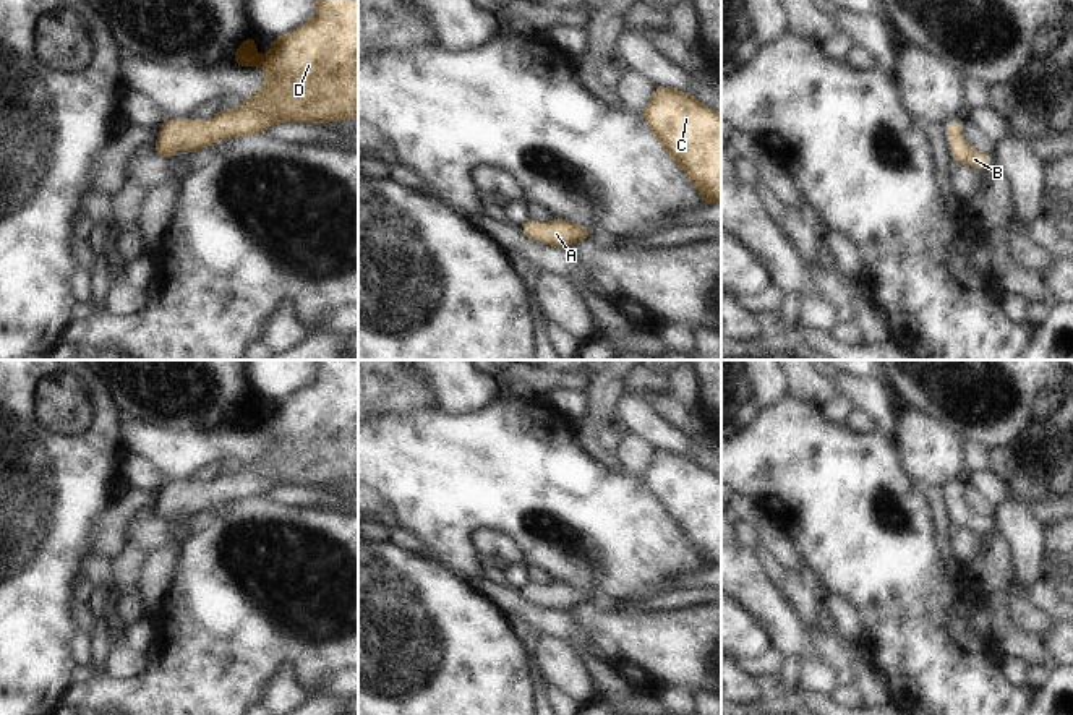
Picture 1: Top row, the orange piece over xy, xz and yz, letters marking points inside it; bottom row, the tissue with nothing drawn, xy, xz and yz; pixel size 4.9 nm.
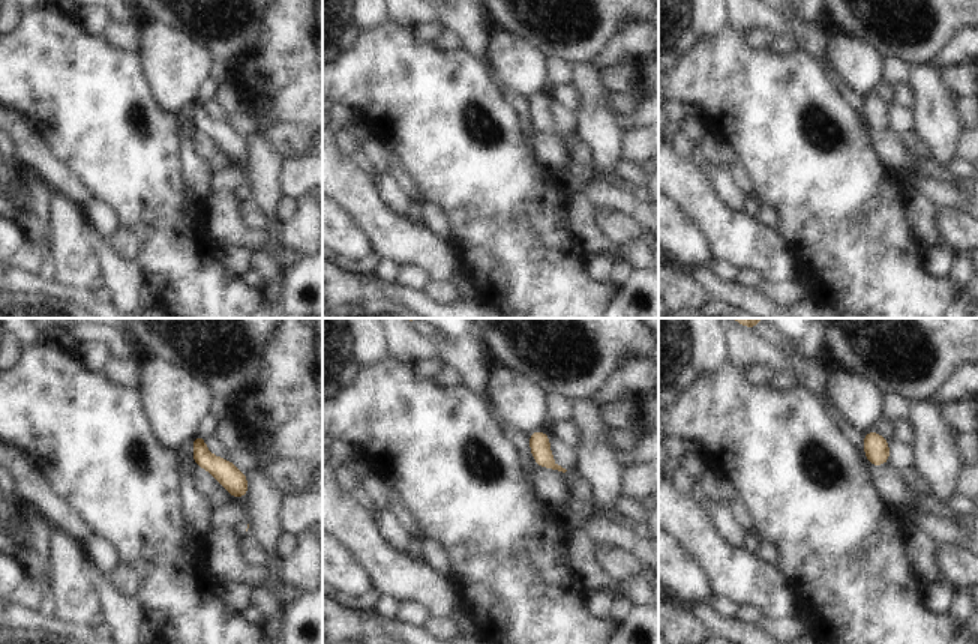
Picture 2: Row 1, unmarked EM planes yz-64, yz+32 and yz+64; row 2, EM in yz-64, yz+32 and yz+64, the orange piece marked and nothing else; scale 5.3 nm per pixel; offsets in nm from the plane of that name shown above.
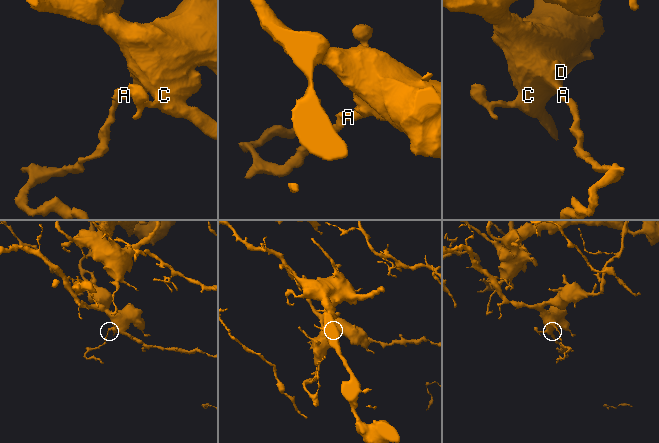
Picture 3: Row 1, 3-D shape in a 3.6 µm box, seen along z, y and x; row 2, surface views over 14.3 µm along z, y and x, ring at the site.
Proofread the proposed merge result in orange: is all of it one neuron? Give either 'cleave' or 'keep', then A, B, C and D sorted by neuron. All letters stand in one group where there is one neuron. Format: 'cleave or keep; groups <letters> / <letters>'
keep; groups A B C D

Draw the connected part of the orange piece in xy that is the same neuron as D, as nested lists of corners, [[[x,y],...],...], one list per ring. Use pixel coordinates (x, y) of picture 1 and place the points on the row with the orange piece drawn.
[[[316,0],[314,16],[280,37],[272,39],[272,50],[256,58],[256,36],[246,37],[237,49],[232,63],[259,66],[267,71],[263,88],[240,109],[224,109],[209,122],[193,118],[167,120],[159,126],[152,151],[172,159],[178,144],[186,154],[225,139],[261,135],[279,122],[316,122],[358,118],[358,0]]]

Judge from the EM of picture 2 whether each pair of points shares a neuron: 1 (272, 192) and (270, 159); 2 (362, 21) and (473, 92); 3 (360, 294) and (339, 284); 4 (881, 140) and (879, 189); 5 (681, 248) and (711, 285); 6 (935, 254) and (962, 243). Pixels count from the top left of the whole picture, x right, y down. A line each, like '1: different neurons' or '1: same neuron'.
1: same neuron
2: different neurons
3: same neuron
4: different neurons
5: different neurons
6: different neurons

